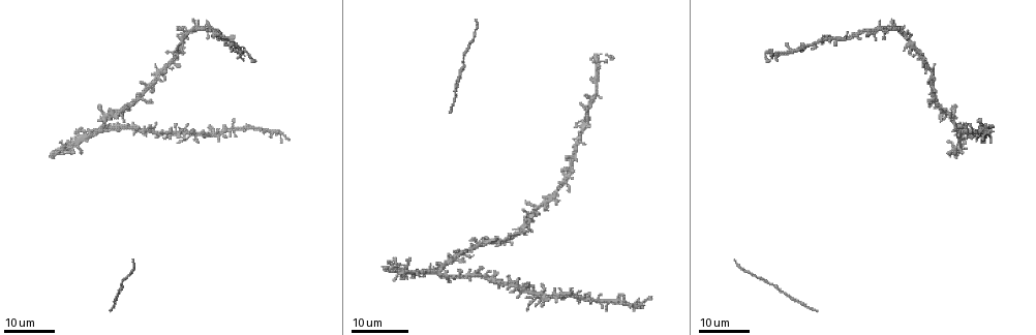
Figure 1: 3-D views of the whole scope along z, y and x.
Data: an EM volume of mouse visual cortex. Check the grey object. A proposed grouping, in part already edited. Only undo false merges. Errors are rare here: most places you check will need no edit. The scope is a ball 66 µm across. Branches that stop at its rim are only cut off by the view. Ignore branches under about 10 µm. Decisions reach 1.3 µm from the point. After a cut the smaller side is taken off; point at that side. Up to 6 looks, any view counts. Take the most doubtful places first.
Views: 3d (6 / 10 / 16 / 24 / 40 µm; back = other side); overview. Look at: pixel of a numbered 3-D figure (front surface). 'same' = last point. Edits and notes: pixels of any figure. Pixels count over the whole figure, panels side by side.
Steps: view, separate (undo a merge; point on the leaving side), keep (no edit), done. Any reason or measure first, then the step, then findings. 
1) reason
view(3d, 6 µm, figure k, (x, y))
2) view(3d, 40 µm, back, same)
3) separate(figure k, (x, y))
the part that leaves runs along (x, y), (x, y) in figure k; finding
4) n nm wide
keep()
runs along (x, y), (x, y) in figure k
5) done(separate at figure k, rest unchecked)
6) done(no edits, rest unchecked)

arms part here
view(3d, 16 µm, figure 1, (84, 136))

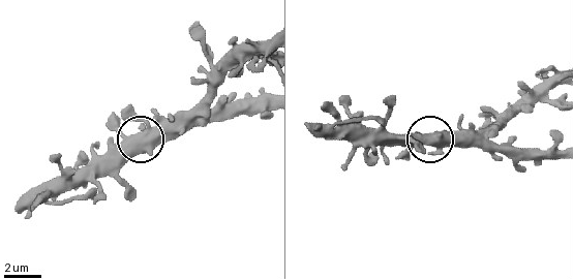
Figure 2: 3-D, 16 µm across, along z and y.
view(3d, 10 µm, figure 2, (146, 132))

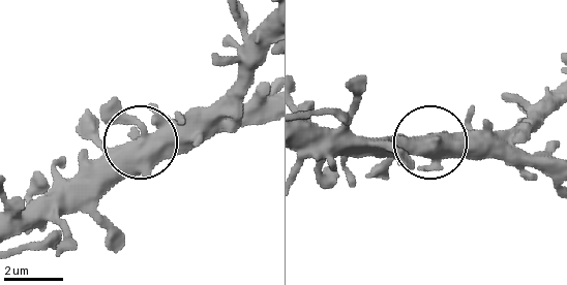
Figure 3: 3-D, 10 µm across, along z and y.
keep()
runs along (149, 149), (201, 108) in figure 3; one cell here

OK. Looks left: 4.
calibre changes
view(3d, 16 µm, figure 1, (947, 151))

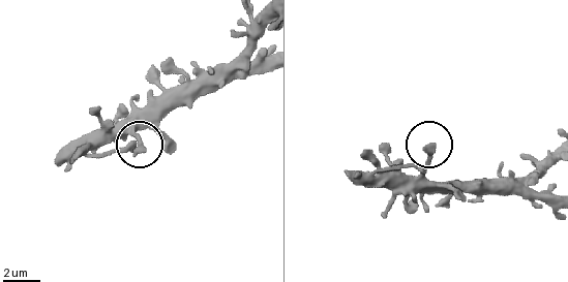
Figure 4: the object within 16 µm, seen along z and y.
view(3d, 6 µm, figure 4, (431, 144))

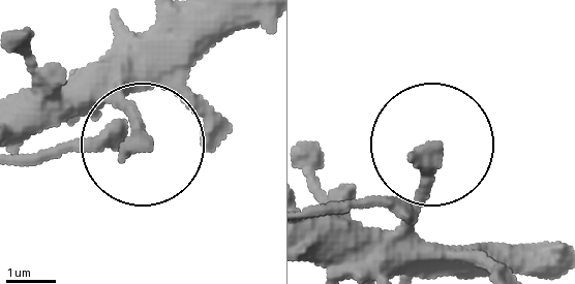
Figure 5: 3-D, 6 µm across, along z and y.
keep()
runs along (179, 24), (129, 73), (138, 144) in figure 5; one cell here

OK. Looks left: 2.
thin neck
view(3d, 16 µm, figure 1, (481, 275))

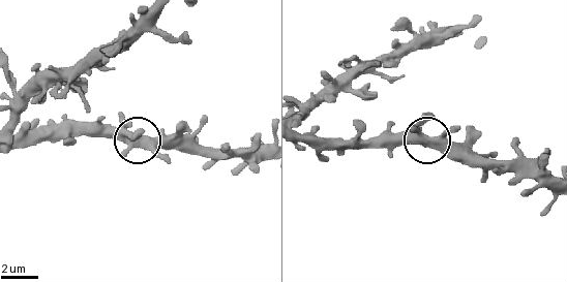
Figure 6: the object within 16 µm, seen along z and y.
view(3d, 10 µm, figure 6, (425, 144))

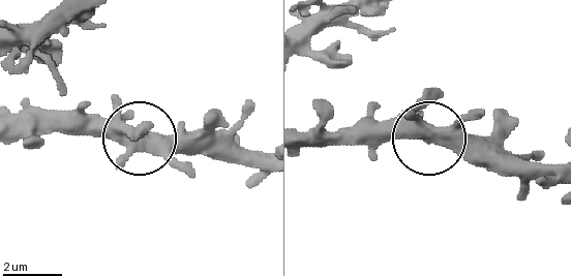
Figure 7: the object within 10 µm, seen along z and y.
keep()
runs along (304, 131), (415, 131), (502, 144) in figure 7; all the same cell

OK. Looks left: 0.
done(no edits, rest unchecked)

